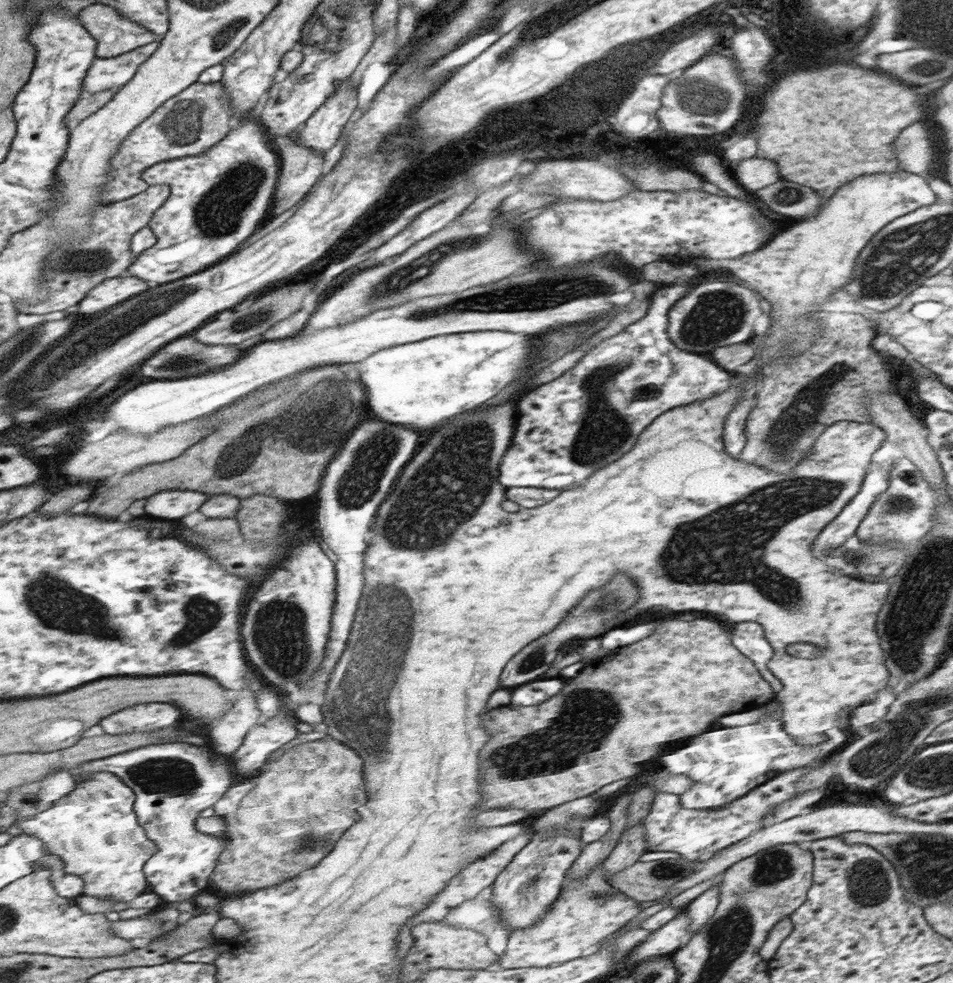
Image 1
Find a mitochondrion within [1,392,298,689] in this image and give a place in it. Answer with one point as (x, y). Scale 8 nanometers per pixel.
(58, 606)

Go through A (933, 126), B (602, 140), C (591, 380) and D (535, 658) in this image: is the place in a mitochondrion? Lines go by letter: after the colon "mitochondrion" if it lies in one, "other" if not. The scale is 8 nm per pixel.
A: other
B: other
C: mitochondrion
D: mitochondrion

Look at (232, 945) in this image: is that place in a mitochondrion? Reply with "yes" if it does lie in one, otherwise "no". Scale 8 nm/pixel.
no

